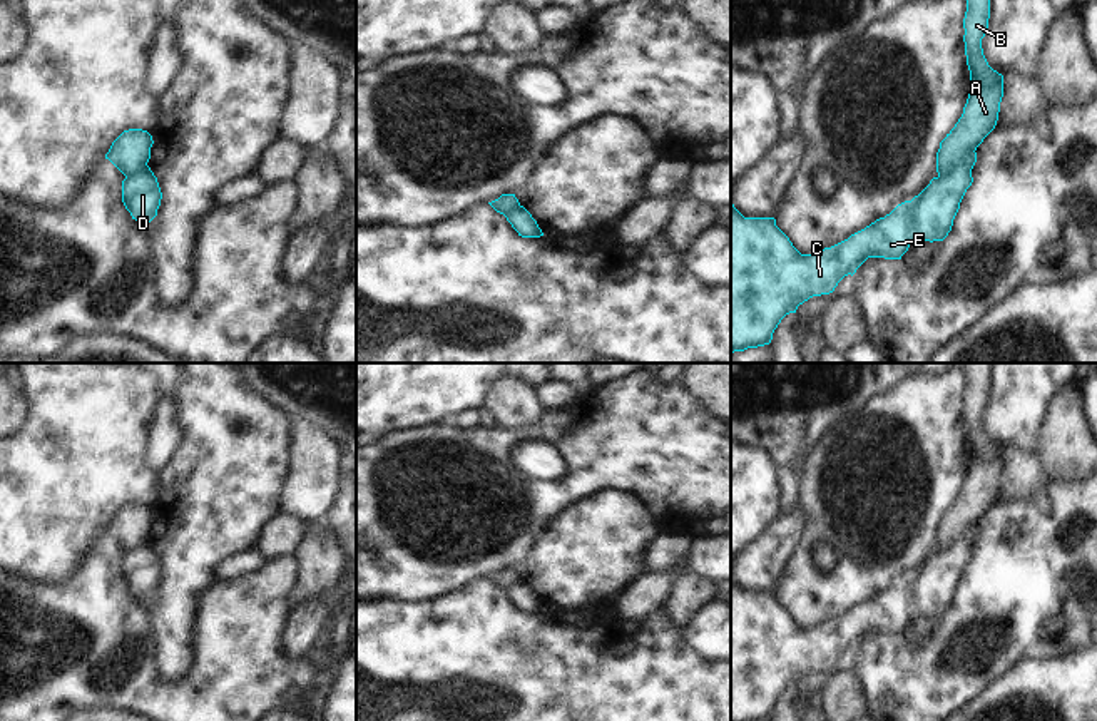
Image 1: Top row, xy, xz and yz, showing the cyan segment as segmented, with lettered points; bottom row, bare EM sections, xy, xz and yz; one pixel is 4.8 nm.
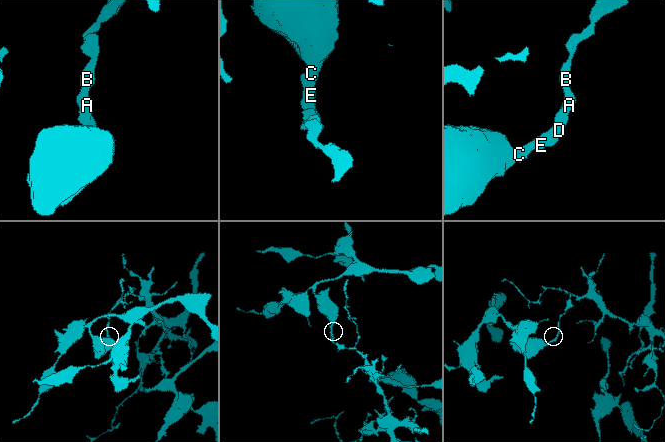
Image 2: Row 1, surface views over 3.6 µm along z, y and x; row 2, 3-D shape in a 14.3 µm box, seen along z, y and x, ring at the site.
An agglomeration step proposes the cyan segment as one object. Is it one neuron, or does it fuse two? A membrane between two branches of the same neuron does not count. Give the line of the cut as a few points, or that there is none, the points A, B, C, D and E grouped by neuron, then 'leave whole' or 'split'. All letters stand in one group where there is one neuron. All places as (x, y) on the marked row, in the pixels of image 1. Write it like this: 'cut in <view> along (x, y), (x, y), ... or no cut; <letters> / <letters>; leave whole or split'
cut in yz along (974, 149), (950, 171), (938, 176); A B / C D E; split

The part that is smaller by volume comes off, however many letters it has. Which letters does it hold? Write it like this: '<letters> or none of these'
A, B

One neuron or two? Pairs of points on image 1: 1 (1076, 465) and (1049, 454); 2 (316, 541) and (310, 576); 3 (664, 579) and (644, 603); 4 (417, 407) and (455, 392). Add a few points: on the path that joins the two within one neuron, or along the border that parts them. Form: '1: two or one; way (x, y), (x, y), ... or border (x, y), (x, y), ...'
1: one; way (1069, 459), (1064, 454), (1056, 454)
2: one; way (316, 549), (316, 567)
3: one; way (659, 584), (646, 598)
4: one; way (427, 397), (432, 392), (445, 392)

